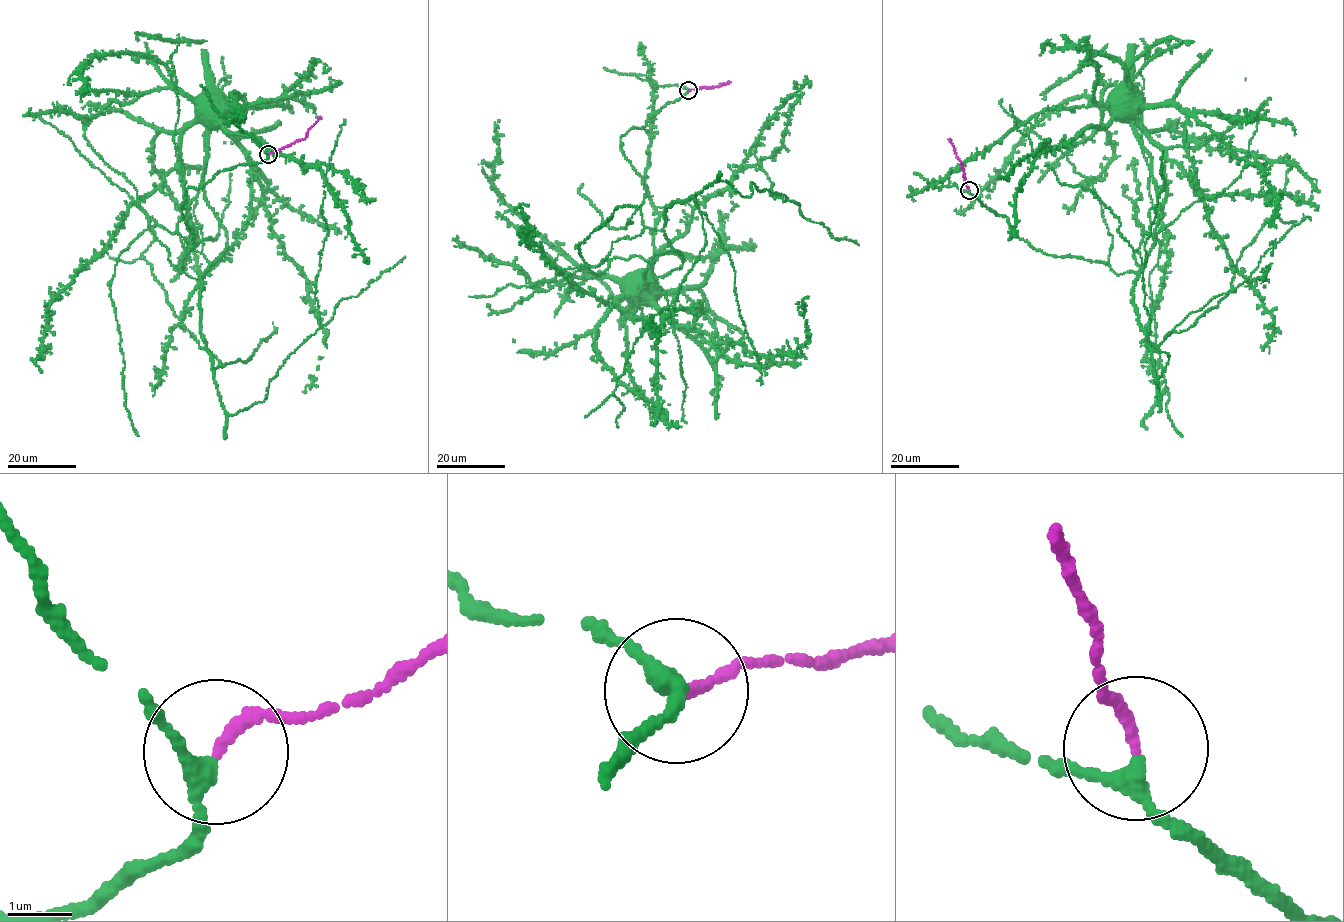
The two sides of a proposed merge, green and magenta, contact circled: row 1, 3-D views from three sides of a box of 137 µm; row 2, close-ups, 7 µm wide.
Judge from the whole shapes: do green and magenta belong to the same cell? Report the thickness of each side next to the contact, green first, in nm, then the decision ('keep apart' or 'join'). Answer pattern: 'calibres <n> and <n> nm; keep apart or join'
calibres 240 and 170 nm; join

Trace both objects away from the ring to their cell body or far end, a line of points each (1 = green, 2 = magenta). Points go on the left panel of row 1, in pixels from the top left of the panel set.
1: (268, 154), (185, 190), (182, 214), (194, 244), (182, 267), (191, 277), (210, 264), (194, 209), (218, 112)
2: (268, 154), (303, 140), (320, 117)

